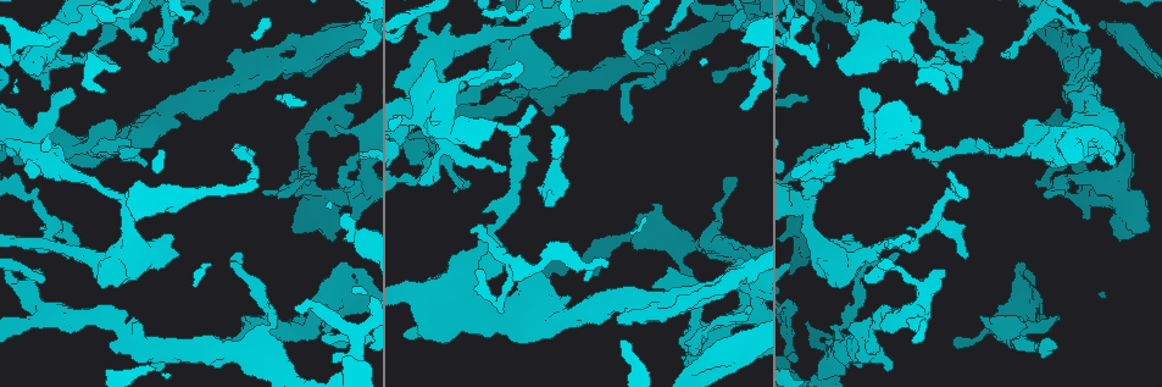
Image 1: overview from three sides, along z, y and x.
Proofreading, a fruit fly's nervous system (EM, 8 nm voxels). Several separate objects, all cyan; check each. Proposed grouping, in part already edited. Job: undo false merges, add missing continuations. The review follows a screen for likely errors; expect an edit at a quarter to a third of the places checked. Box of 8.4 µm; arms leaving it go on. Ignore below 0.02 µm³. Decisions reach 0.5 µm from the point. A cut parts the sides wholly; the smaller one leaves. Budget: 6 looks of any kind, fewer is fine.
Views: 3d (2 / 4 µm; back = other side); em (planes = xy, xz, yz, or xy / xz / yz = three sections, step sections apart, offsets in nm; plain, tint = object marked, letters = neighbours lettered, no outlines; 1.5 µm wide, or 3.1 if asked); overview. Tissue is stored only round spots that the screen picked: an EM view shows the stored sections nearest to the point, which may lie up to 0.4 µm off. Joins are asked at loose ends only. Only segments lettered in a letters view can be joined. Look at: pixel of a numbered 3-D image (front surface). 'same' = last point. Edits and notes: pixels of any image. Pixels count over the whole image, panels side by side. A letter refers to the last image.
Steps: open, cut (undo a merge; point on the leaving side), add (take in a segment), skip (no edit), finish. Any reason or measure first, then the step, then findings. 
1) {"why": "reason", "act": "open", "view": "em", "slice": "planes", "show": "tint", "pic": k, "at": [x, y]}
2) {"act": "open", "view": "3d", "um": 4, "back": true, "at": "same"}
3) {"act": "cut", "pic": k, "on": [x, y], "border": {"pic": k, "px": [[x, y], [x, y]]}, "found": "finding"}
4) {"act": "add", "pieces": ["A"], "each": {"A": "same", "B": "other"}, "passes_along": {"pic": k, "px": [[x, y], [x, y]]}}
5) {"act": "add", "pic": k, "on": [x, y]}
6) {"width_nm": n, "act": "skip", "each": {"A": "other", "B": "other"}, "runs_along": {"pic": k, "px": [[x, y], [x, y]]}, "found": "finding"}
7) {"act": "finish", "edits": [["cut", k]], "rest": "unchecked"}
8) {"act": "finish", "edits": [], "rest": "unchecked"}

{"why": "free end", "act": "open", "view": "3d", "um": 2, "back": true, "pic": 1, "at": [1099, 60]}

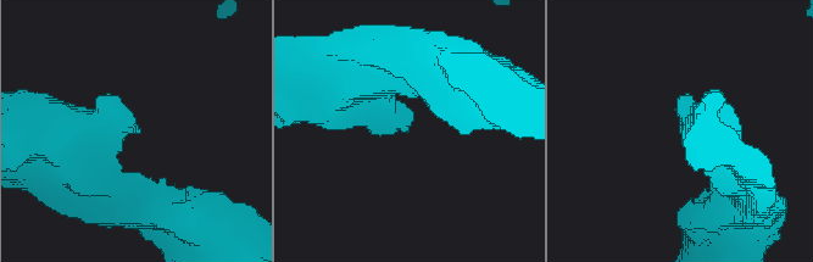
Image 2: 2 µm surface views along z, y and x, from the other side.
{"act": "open", "view": "em", "slice": "planes", "show": "letters", "pic": 2, "at": [406, 132]}

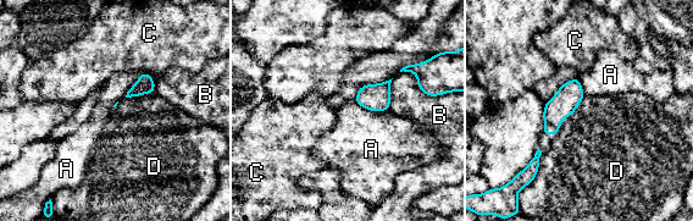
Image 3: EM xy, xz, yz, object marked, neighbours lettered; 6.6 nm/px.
{"act": "skip", "each": {"A": "other", "B": "other", "C": "other", "D": "other"}, "border": {"pic": 3, "px": [[154, 90], [126, 98]]}, "found": "no lettered segment goes on from it"}

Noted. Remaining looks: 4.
{"why": "arms part here", "act": "open", "view": "em", "slice": "yz", "step": 8, "show": "tint", "pic": 1, "at": [718, 357]}

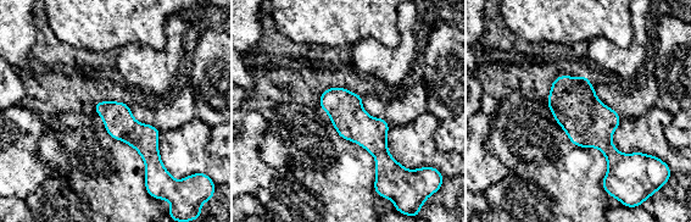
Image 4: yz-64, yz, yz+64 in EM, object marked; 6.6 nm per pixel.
{"why": "cut it another way", "act": "open", "view": "em", "slice": "planes", "show": "tint", "at": "same"}

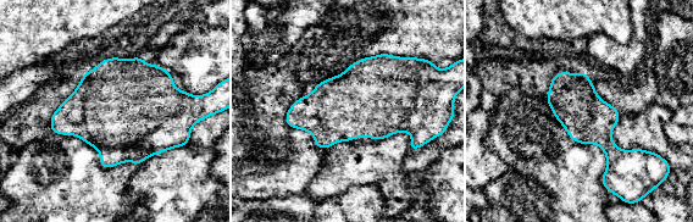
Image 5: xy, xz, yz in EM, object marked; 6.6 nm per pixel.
{"act": "open", "view": "em", "slice": "planes", "show": "letters", "at": "same"}

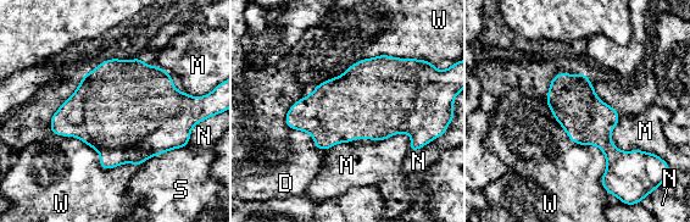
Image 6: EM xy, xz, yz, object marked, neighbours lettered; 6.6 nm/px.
{"width_nm": 500, "act": "skip", "each": {"D": "other", "M": "other", "N": "other", "S": "other", "W": "other"}, "border": {"pic": 6, "px": [[618, 116], [611, 140], [646, 153]]}, "found": "all the same neuron"}

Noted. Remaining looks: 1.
{"why": "an open end", "act": "open", "view": "em", "slice": "planes", "show": "letters", "pic": 1, "at": [896, 251]}

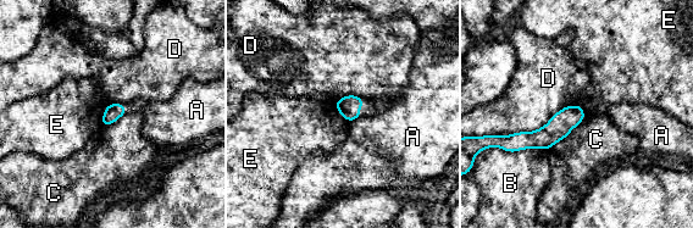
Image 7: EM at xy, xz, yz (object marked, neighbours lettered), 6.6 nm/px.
{"width_nm": 110, "longest_contact_nm": ["D", 550], "act": "skip", "each": {"A": "other", "B": "other", "C": "other", "D": "other", "E": "other"}, "found": "none of them fits"}

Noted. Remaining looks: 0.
{"act": "finish", "edits": [], "rest": "unchecked"}

